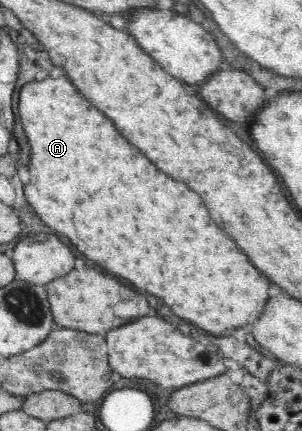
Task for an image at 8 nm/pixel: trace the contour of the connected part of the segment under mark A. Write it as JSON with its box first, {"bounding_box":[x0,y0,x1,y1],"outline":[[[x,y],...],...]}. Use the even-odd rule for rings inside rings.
{"bounding_box":[18,75,268,336],"outline":[[[66,75],[58,78],[48,76],[42,82],[34,81],[22,86],[18,104],[22,126],[32,150],[30,182],[23,186],[24,193],[30,207],[44,224],[66,236],[88,260],[98,262],[106,272],[112,272],[114,276],[120,276],[162,298],[176,316],[190,320],[208,334],[222,336],[228,328],[248,328],[262,314],[268,300],[268,280],[250,264],[234,240],[216,226],[202,204],[202,198],[184,182],[176,182],[156,168],[138,148],[114,130],[114,124],[110,124],[98,108],[80,96]]]}

